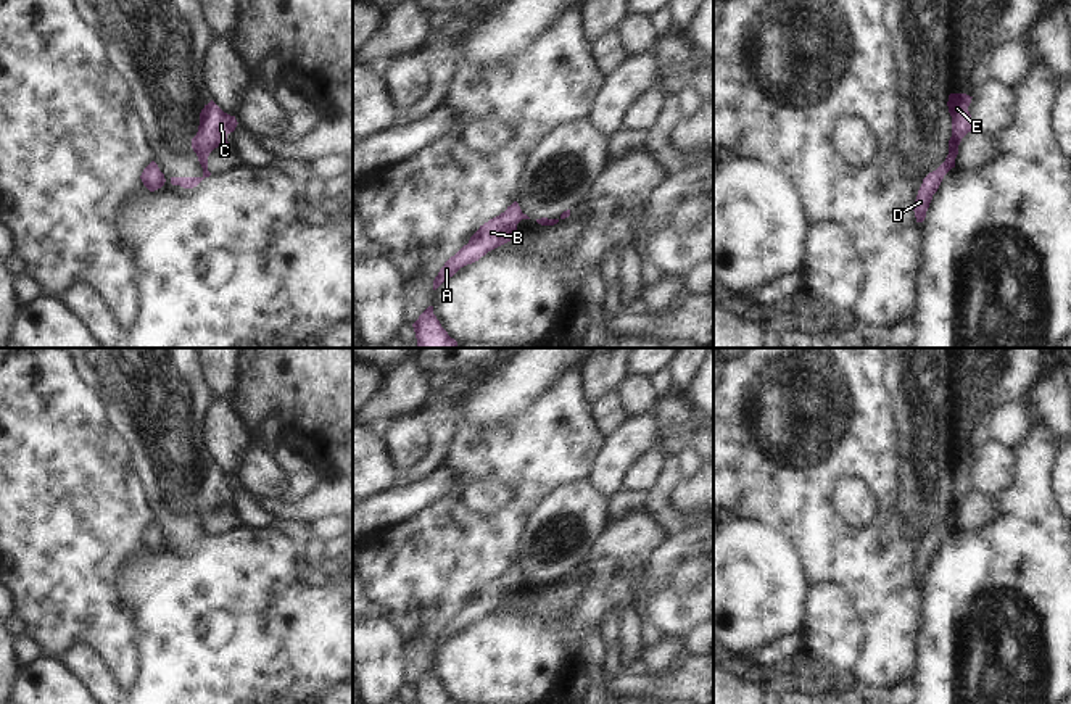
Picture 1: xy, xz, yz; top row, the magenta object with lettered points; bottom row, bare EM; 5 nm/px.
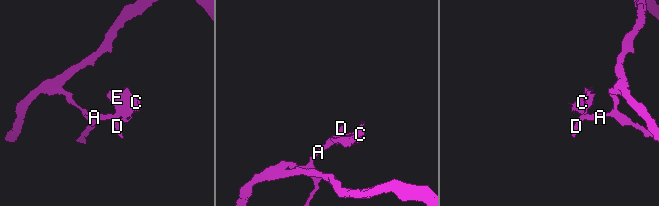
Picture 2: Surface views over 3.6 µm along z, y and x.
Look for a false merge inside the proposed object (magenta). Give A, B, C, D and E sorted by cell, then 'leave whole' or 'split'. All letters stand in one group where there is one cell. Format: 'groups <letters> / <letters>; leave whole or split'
groups A B D / C E; split

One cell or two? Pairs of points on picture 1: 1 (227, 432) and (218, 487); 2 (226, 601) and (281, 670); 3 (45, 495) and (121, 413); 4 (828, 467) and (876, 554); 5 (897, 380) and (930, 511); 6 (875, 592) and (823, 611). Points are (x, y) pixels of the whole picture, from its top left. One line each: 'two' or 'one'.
1: two
2: one
3: two
4: one
5: one
6: two

